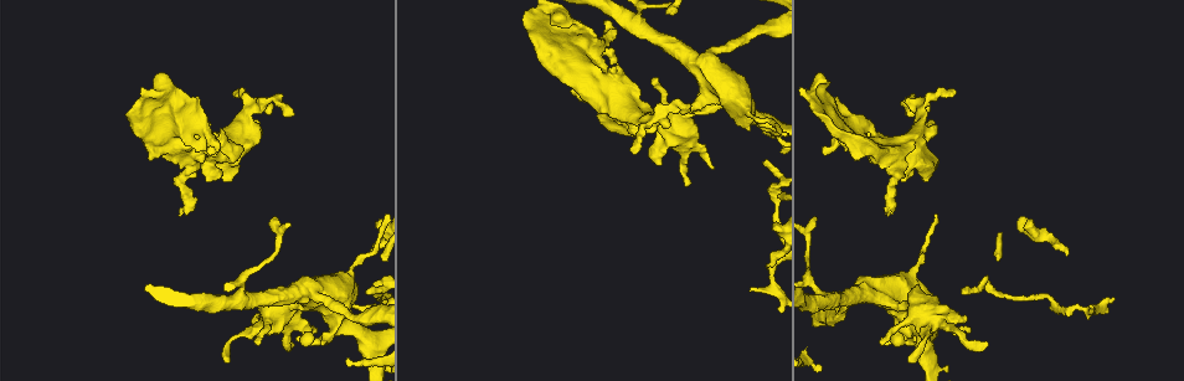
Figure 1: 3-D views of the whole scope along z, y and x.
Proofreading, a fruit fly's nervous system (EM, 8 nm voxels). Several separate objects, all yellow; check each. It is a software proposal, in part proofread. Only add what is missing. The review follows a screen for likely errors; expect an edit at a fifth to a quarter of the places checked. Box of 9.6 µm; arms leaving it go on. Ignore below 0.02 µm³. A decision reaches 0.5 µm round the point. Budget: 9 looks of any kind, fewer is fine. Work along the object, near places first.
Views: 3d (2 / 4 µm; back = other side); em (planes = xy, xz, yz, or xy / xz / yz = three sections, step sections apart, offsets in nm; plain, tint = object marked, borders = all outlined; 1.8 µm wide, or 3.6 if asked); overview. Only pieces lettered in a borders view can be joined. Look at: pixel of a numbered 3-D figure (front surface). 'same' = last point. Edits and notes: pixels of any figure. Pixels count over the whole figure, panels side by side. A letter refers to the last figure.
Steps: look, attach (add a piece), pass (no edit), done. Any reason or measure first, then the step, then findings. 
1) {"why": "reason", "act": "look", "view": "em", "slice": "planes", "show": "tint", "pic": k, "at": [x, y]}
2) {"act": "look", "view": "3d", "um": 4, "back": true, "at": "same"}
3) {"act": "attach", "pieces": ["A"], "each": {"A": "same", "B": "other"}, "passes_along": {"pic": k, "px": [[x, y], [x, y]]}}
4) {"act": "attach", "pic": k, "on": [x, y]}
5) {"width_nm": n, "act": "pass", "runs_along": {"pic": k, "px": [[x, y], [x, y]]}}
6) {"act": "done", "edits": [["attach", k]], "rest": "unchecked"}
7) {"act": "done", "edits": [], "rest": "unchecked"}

{"why": "end of a long branch", "act": "look", "view": "3d", "um": 4, "pic": 1, "at": [1066, 255]}

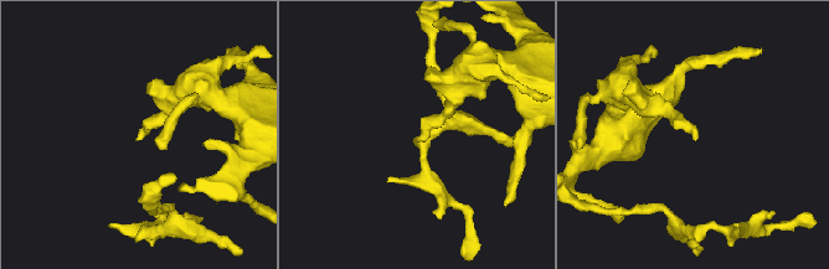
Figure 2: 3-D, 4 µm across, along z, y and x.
{"act": "look", "view": "em", "slice": "planes", "show": "tint", "pic": 2, "at": [695, 140]}

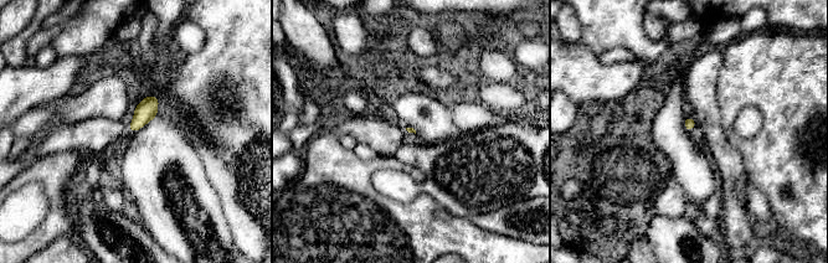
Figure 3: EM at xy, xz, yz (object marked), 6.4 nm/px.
{"why": "what lies round it", "act": "look", "view": "em", "slice": "planes", "show": "borders", "at": "same"}

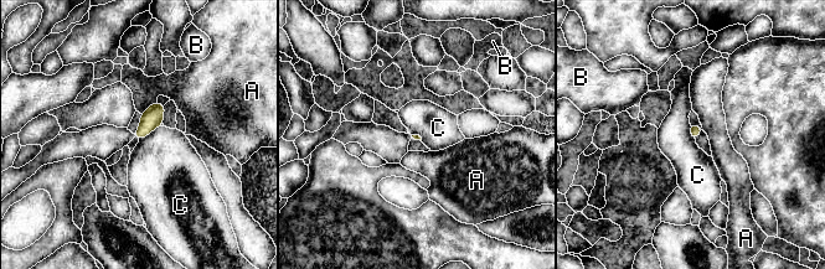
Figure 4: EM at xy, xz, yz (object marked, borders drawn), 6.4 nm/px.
{"act": "pass", "each": {"A": "other", "B": "other", "C": "other"}, "found": "none of them fits"}

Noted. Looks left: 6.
{"why": "free end", "act": "look", "view": "3d", "um": 4, "pic": 1, "at": [662, 164]}

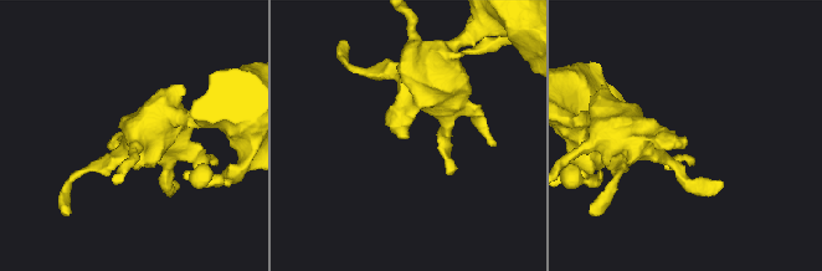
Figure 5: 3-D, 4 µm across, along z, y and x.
{"act": "look", "view": "em", "slice": "xz", "step": 4, "show": "borders", "pic": 5, "at": [404, 137]}

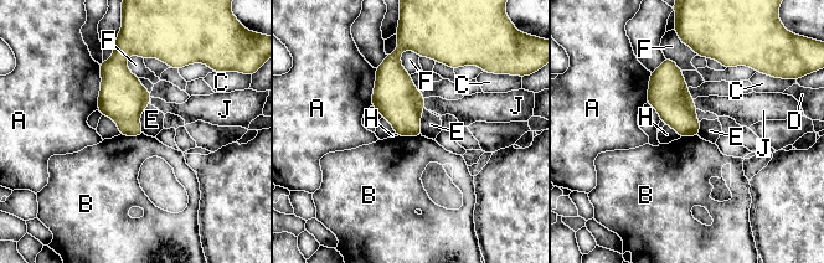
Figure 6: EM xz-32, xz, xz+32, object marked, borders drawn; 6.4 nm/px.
{"longest_contact_nm": ["A", 300], "act": "pass", "each": {"A": "other", "B": "other", "C": "other", "D": "other", "E": "other", "F": "other", "H": "other", "J": "other"}, "found": "none of them fits"}

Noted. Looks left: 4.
{"why": "an open end", "act": "look", "view": "3d", "um": 2, "pic": 1, "at": [955, 92]}

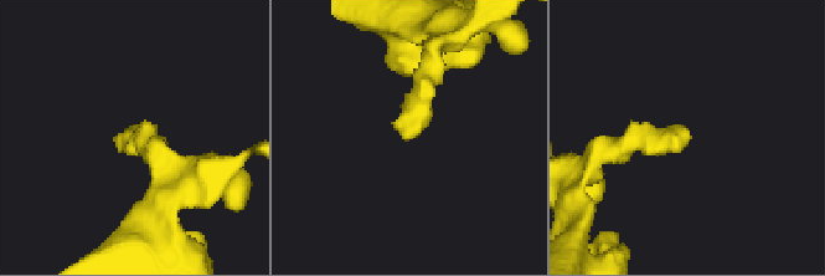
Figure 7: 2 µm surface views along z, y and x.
{"why": "shape alone is not enough", "act": "look", "view": "em", "slice": "yz", "step": 16, "show": "tint", "pic": 7, "at": [401, 134]}

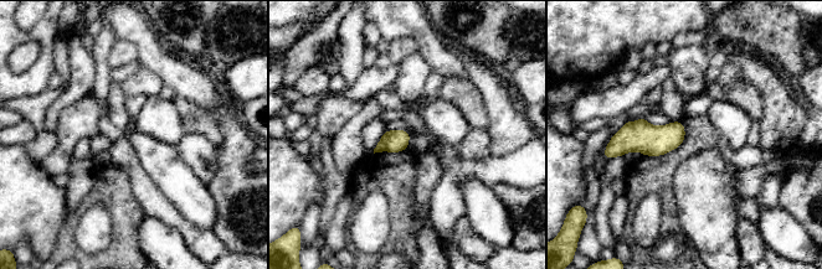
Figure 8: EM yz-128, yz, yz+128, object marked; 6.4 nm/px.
{"act": "look", "view": "em", "slice": "planes", "show": "borders", "at": "same"}

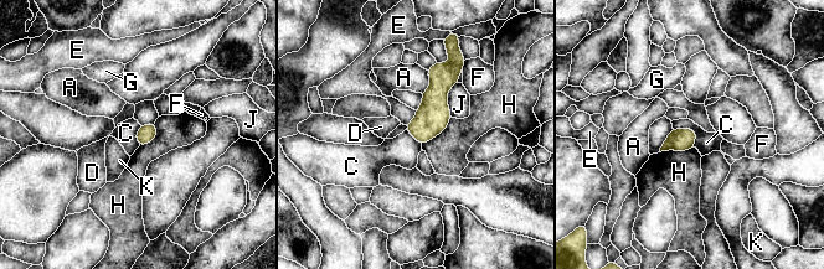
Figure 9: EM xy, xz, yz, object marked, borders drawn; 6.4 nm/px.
{"act": "pass", "each": {"A": "other", "C": "other", "D": "other", "E": "other", "F": "other", "G": "other", "H": "other", "J": "other", "K": "other"}, "border": {"pic": 9, "px": [[673, 128], [691, 128], [694, 146]]}, "found": "no lettered piece goes on from it"}

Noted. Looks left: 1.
{"why": "stops while still wide", "act": "look", "view": "em", "um": 3.6, "slice": "planes", "show": "borders", "pic": 1, "at": [617, 65]}

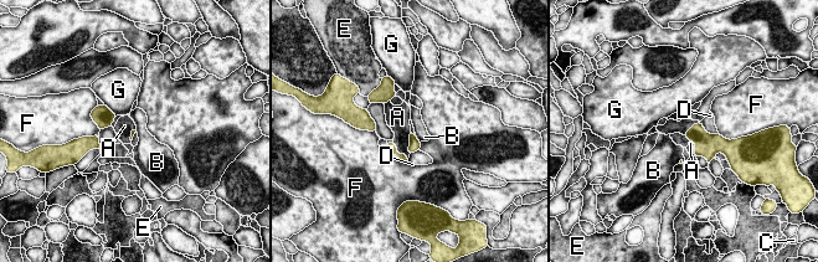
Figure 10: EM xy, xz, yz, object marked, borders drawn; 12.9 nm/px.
{"act": "attach", "pieces": ["A"], "each": {"A": "same", "B": "other", "C": "other", "D": "other", "E": "other", "F": "other", "G": "other"}, "found": "the cell continues"}

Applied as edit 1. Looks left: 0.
{"act": "done", "edits": [["attach", 10]], "rest": "unchecked"}

